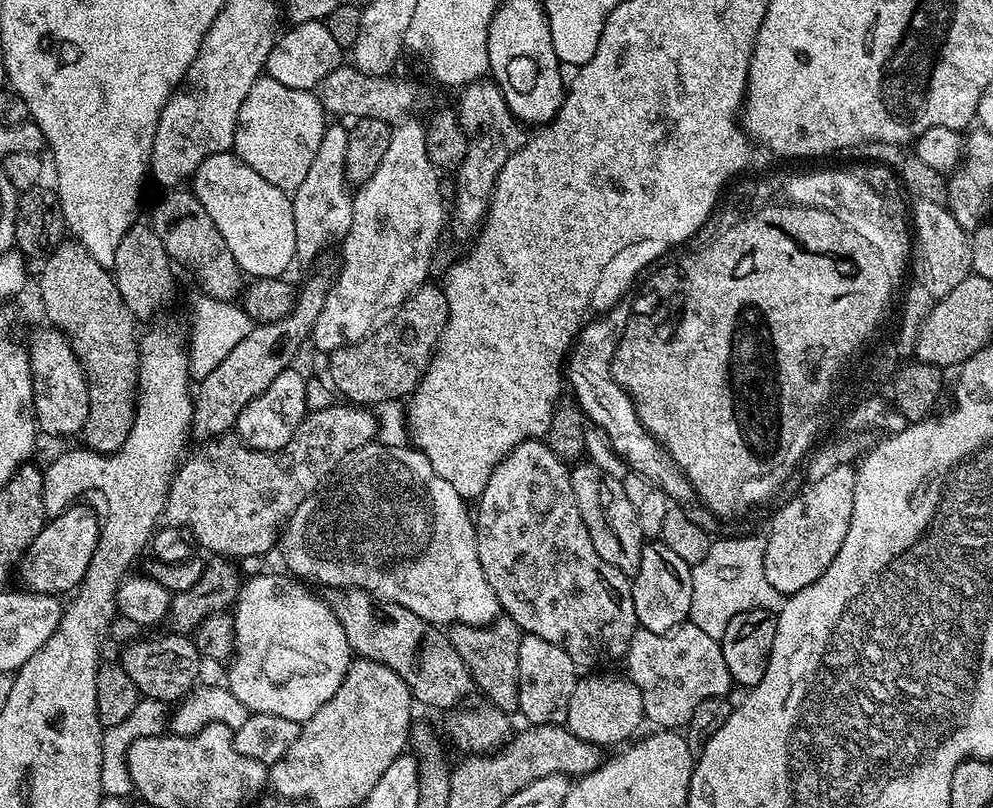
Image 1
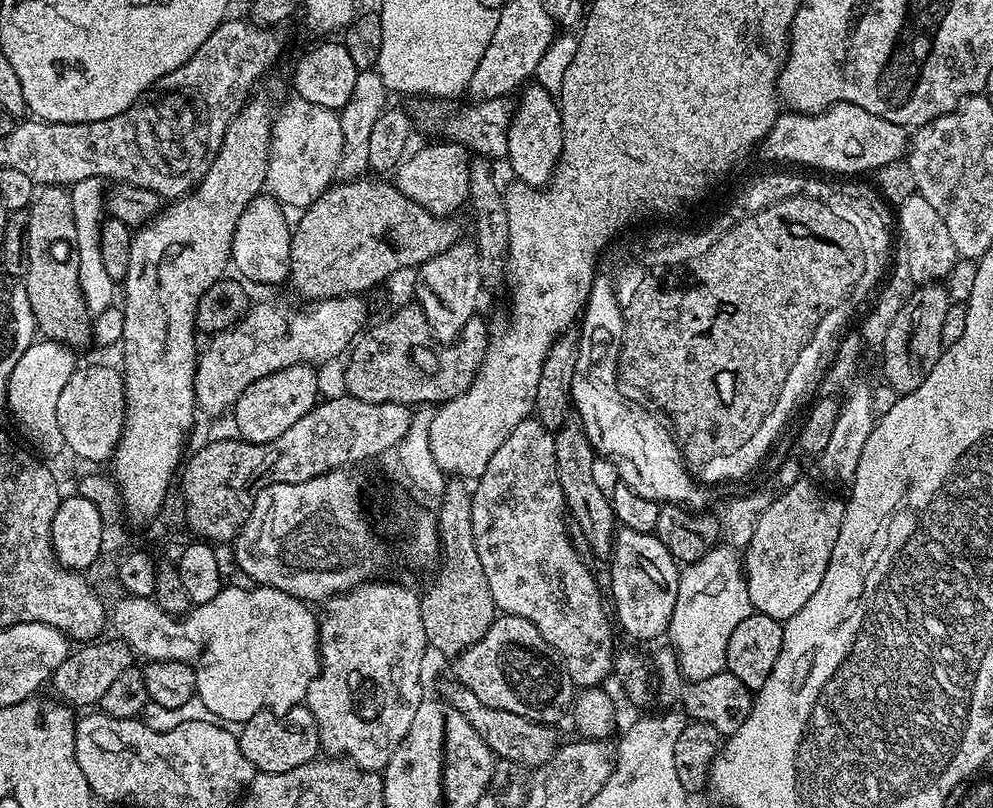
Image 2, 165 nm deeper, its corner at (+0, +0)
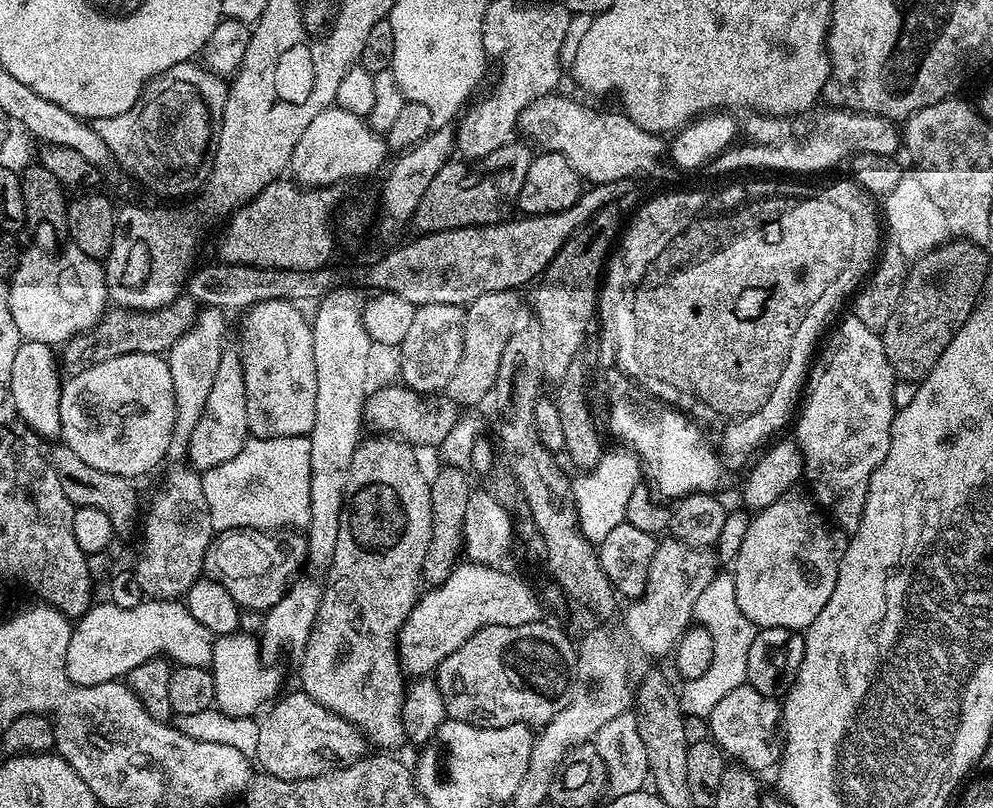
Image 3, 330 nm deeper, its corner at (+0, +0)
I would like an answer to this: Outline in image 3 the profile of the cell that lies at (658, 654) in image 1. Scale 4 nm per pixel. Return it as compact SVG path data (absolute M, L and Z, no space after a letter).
M747 682L738 685L737 688L732 688L730 694L726 694L726 698L722 698L722 702L718 702L718 706L712 708L711 714L706 717L706 724L712 731L711 739L719 746L725 757L743 764L751 772L763 774L768 767L771 769L780 757L782 748L778 743L778 729L782 724L781 705L771 696L758 694L758 690L754 690Z

